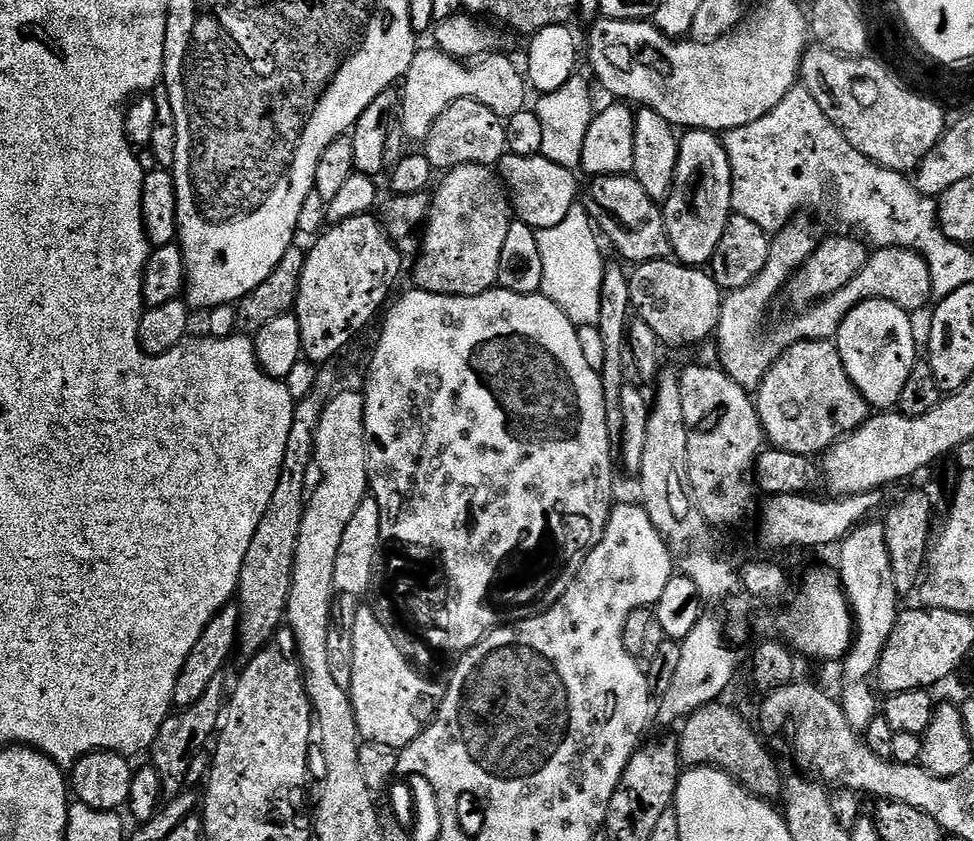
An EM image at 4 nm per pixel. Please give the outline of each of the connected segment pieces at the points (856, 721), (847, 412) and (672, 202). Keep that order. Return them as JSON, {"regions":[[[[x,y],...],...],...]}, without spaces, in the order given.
{"regions":[[[[870,520],[853,528],[841,541],[838,550],[838,575],[854,619],[853,642],[842,662],[843,691],[838,695],[838,700],[848,724],[860,730],[867,728],[877,715],[876,698],[866,684],[868,677],[873,677],[879,669],[880,656],[900,617],[900,595],[894,584],[885,525],[874,521]]],[[[797,340],[784,350],[773,359],[763,382],[755,389],[756,414],[771,447],[816,458],[860,427],[870,415],[870,405],[852,385],[832,340]]],[[[707,130],[685,131],[677,143],[675,178],[662,204],[671,253],[680,263],[702,266],[711,261],[732,215],[732,168],[723,141]]]]}

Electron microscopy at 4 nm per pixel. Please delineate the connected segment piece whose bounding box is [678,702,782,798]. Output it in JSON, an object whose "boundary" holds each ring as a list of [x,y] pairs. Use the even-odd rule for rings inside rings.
{"boundary":[[[722,702],[719,708],[709,708],[708,712],[702,712],[697,709],[700,716],[696,714],[696,720],[689,724],[684,720],[683,724],[688,728],[688,732],[682,728],[678,732],[678,751],[679,759],[685,765],[709,765],[713,768],[719,768],[726,775],[740,784],[749,794],[757,798],[772,798],[768,796],[779,797],[782,792],[782,775],[776,770],[776,764],[772,761],[770,752],[760,752],[756,748],[756,740],[748,736],[748,729],[736,716],[732,716],[735,707],[731,707],[728,712],[724,712],[727,703]]]}

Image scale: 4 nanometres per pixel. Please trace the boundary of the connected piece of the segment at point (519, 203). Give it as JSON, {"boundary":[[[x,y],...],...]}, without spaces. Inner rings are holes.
{"boundary":[[[506,152],[494,165],[494,170],[499,183],[510,194],[510,206],[515,219],[536,232],[558,226],[580,194],[580,185],[574,176],[576,174],[571,169],[546,159],[542,154],[524,156]]]}

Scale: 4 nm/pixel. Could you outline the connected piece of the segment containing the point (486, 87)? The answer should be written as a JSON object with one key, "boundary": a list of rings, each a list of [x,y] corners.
{"boundary":[[[439,50],[417,51],[413,62],[402,77],[402,97],[399,99],[398,113],[404,132],[412,140],[424,140],[433,135],[434,125],[455,100],[477,100],[501,118],[511,118],[517,112],[525,111],[525,79],[504,56],[485,55],[471,62],[455,60]]]}

